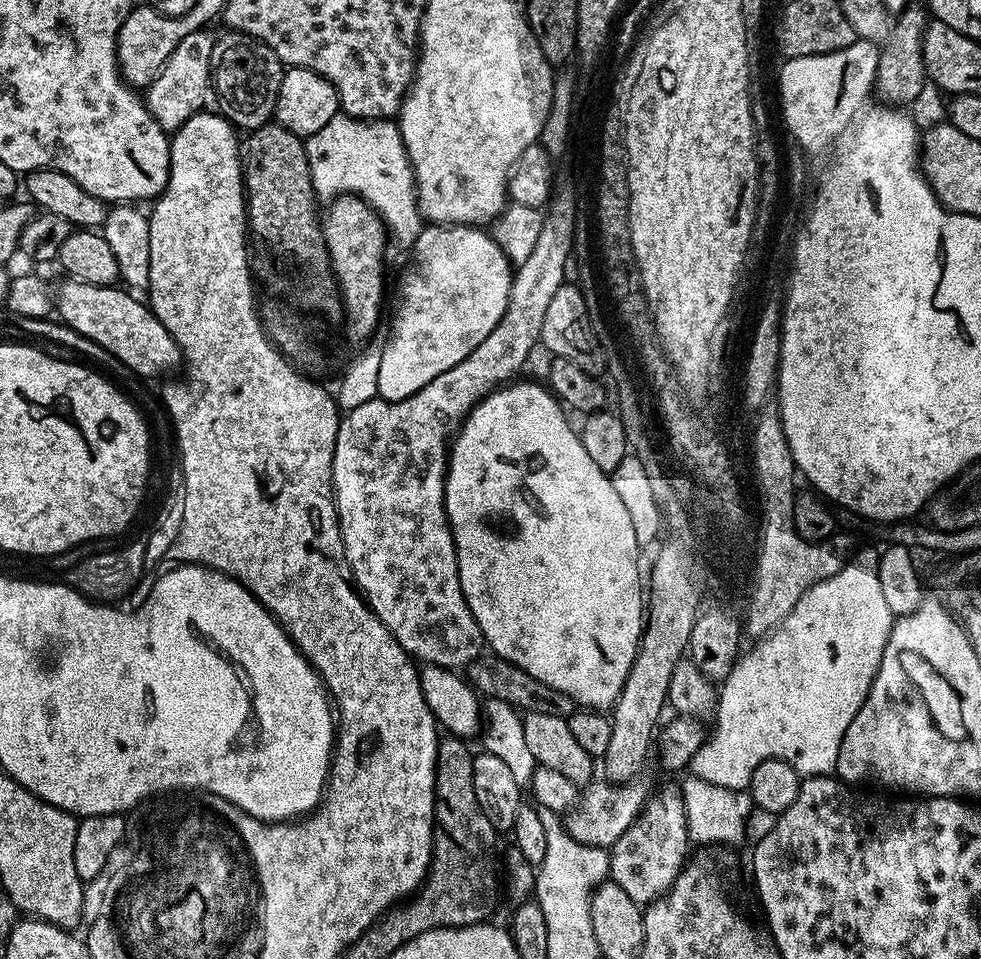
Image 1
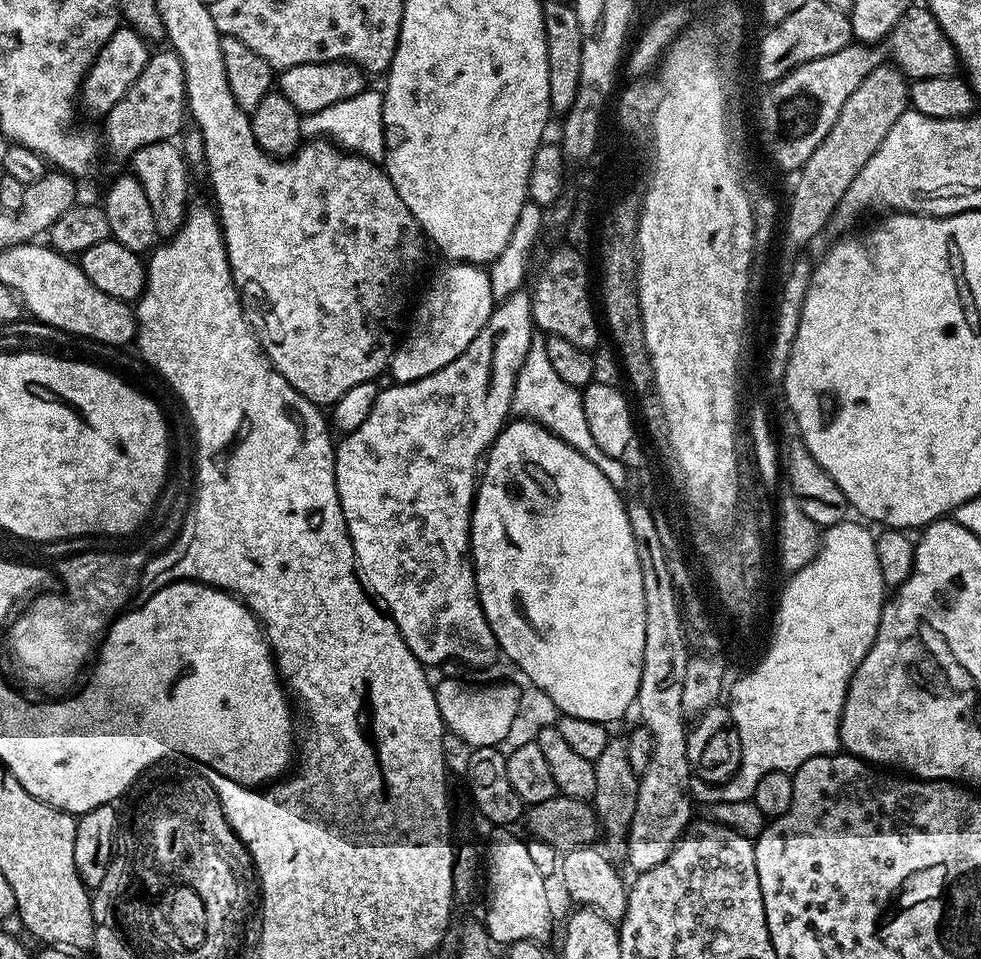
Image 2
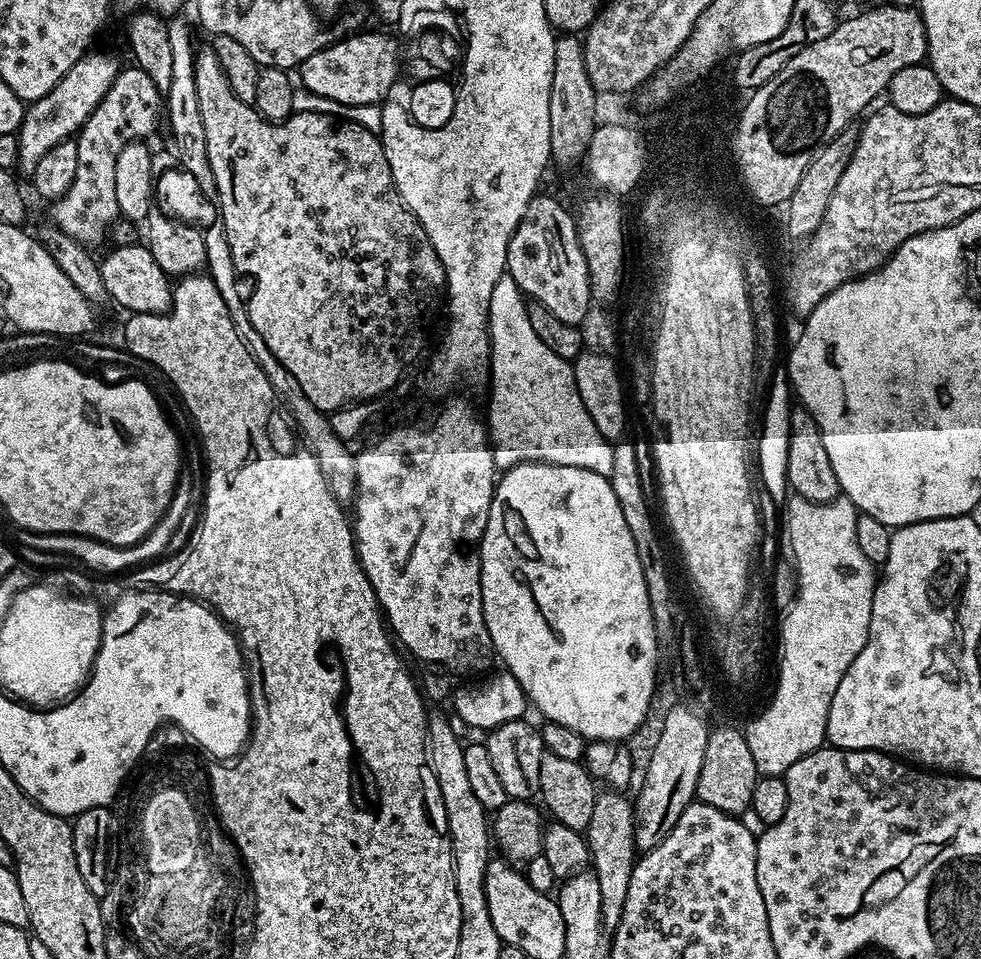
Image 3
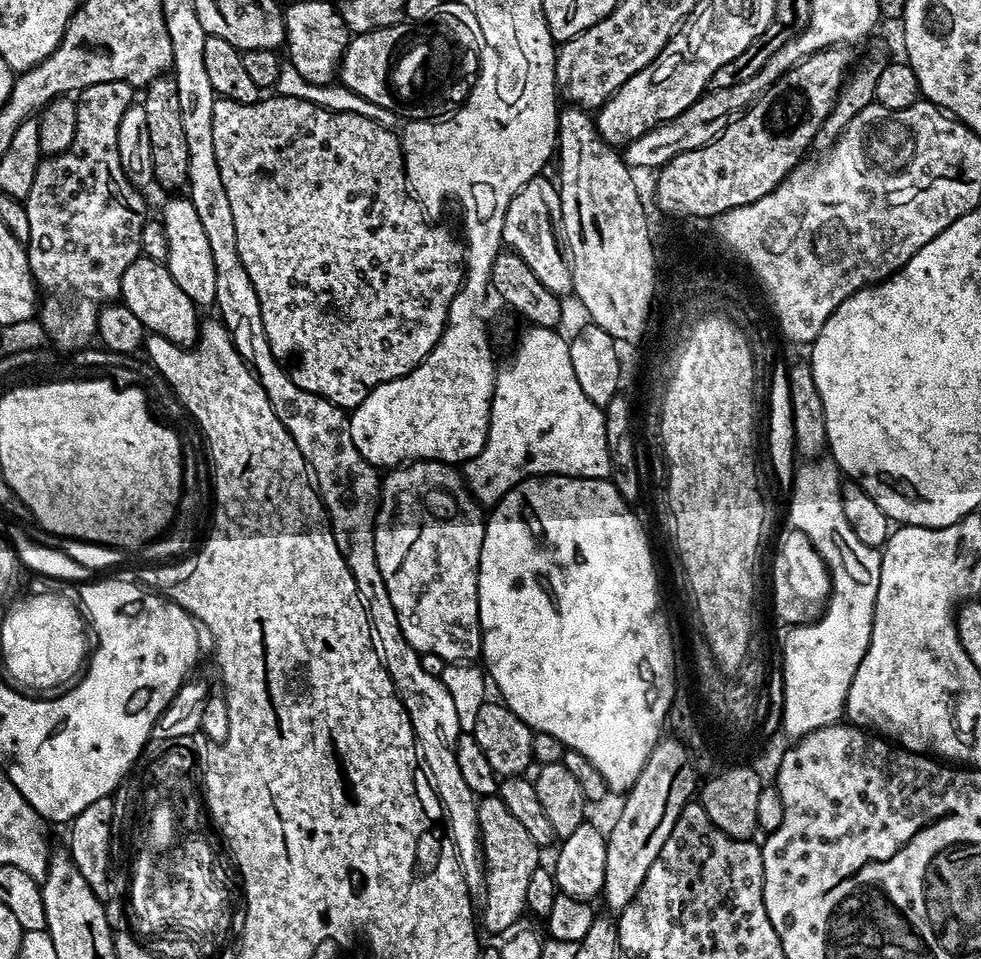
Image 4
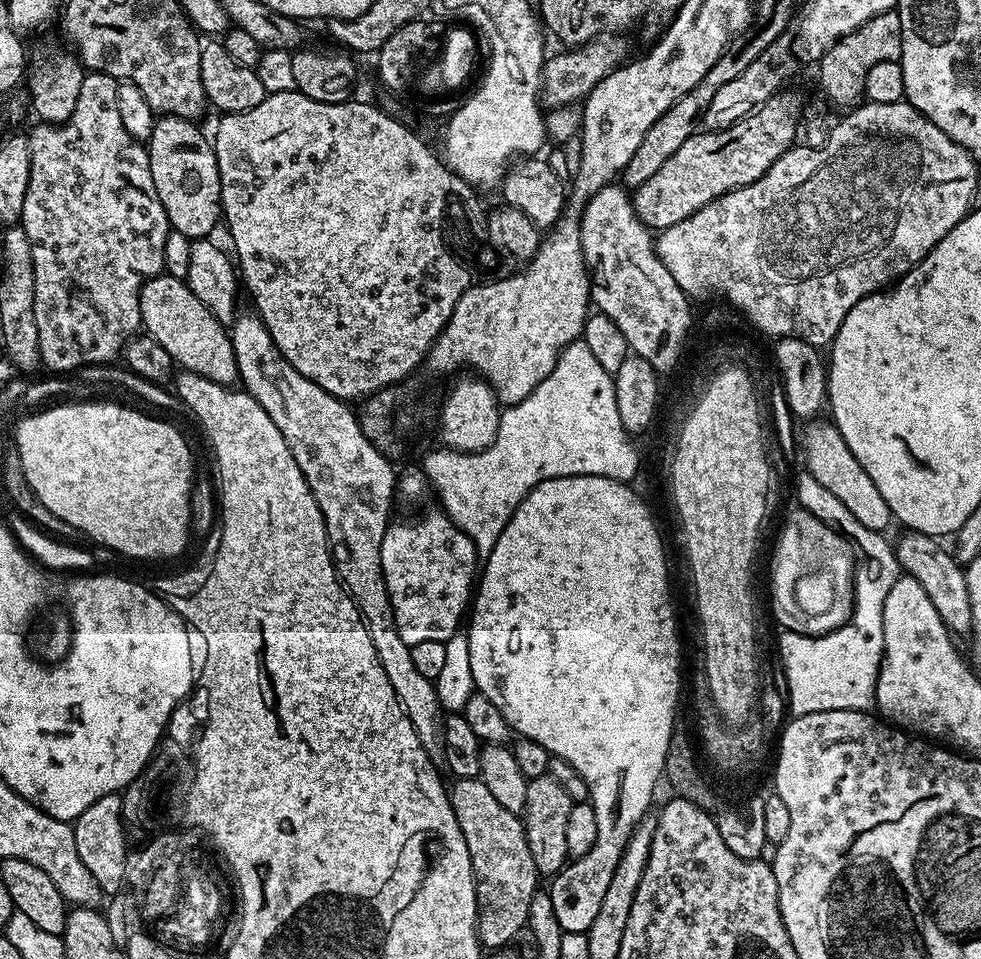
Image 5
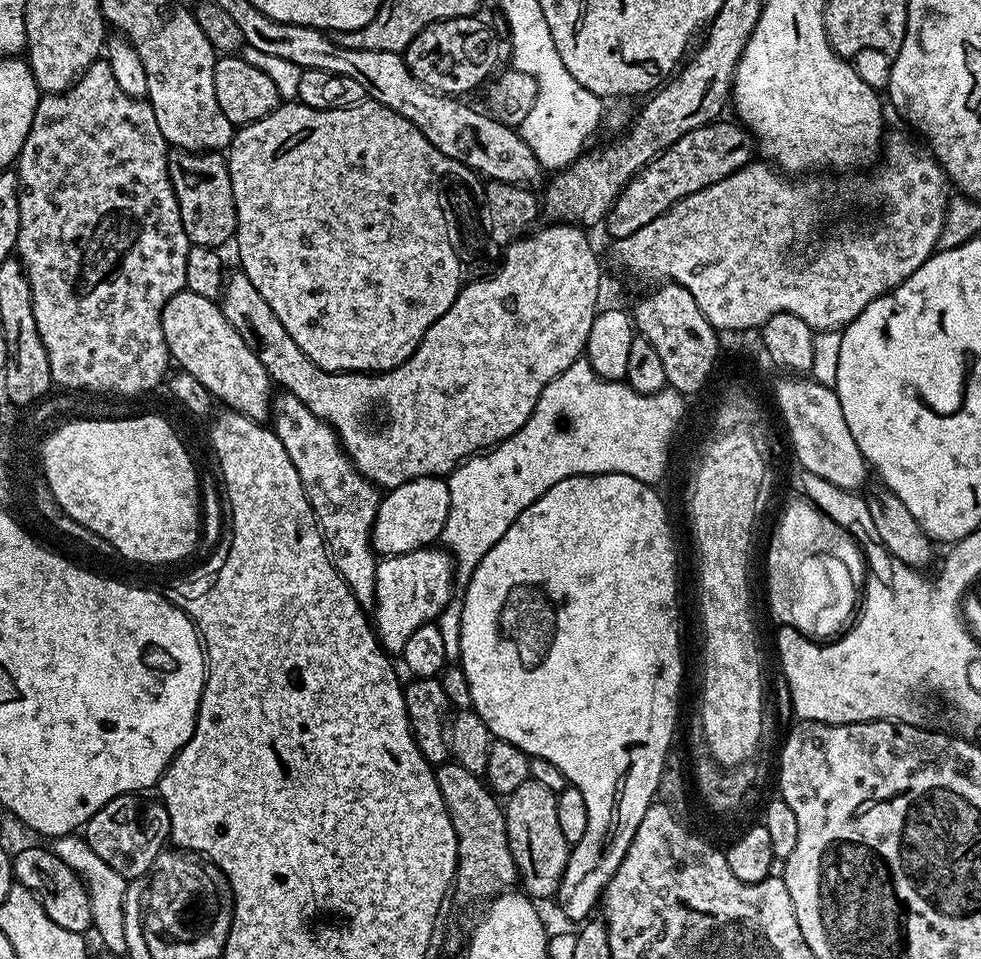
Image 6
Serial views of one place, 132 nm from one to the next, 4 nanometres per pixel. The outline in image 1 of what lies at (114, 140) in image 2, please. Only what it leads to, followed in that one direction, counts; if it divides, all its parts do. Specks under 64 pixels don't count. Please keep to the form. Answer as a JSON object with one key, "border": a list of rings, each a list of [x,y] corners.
{"border":[[[208,30],[191,32],[178,42],[178,50],[170,54],[166,66],[154,78],[154,82],[143,93],[144,105],[150,114],[163,126],[165,132],[176,132],[194,114],[205,111],[212,92],[212,51],[217,37],[211,36]]]}

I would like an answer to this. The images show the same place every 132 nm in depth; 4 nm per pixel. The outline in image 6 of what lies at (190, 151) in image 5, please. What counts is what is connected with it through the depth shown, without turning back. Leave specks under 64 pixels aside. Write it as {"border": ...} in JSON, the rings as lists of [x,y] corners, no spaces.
{"border":[[[177,148],[168,153],[168,173],[174,194],[178,198],[178,210],[182,214],[182,226],[188,235],[189,245],[223,249],[223,244],[233,239],[236,234],[236,207],[234,190],[230,186],[228,161],[220,152],[188,152]]]}

